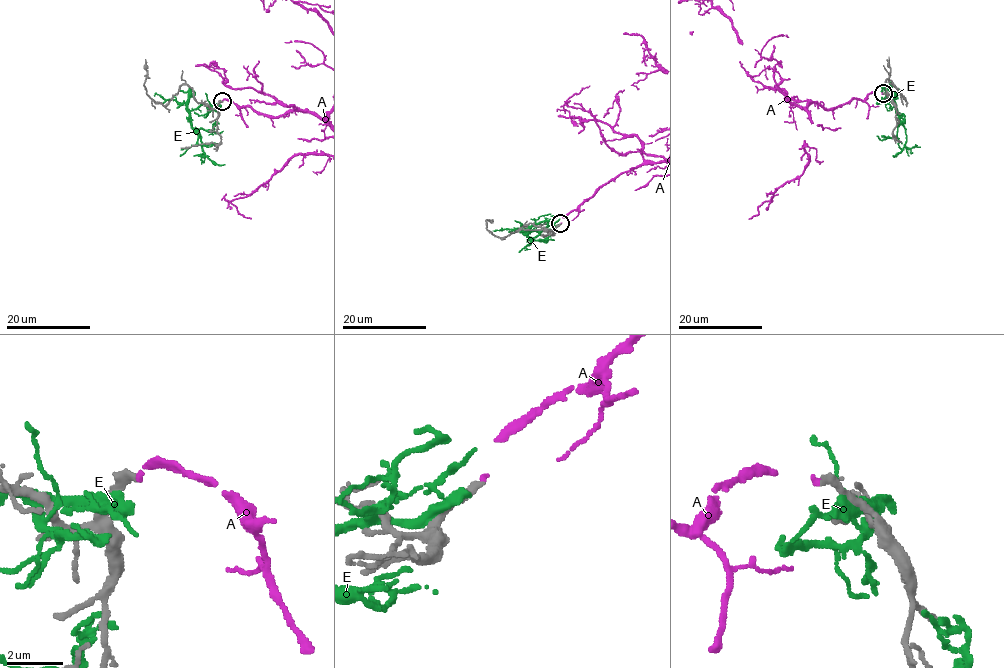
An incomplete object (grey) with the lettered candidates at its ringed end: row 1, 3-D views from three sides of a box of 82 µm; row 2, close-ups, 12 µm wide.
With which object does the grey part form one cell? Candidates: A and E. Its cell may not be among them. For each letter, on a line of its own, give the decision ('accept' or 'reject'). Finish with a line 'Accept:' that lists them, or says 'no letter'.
A: accept
E: reject
Accept: A

